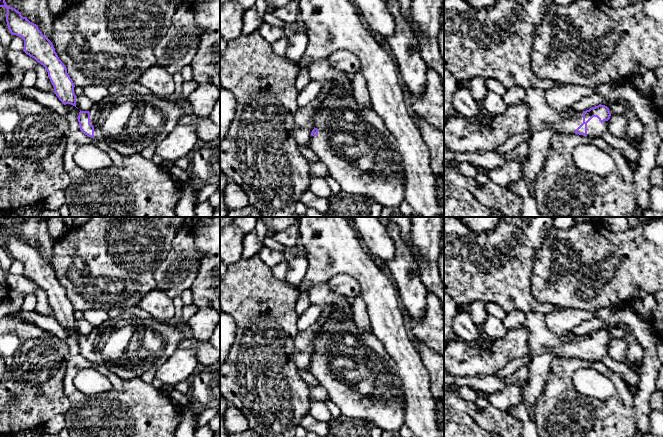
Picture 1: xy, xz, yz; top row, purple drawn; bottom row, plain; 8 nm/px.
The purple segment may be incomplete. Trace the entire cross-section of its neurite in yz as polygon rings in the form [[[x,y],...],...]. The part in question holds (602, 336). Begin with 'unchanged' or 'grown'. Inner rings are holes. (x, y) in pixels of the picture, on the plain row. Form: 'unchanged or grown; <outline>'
grown; [[[539,311],[526,313],[524,325],[529,331],[528,352],[500,369],[496,376],[501,379],[511,377],[519,367],[543,353],[550,352],[556,357],[579,358],[594,362],[599,362],[608,355],[611,337],[605,329],[599,328],[583,336],[571,332],[557,336],[547,327],[545,314]]]

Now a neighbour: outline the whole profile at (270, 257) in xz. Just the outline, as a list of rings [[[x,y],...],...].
[[[266,246],[262,247],[258,255],[262,261],[270,267],[273,267],[283,261],[287,261],[284,252],[272,250]]]

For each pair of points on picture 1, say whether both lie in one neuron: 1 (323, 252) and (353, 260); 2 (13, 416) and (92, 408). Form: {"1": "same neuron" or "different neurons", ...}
{"1": "same neuron", "2": "different neurons"}

